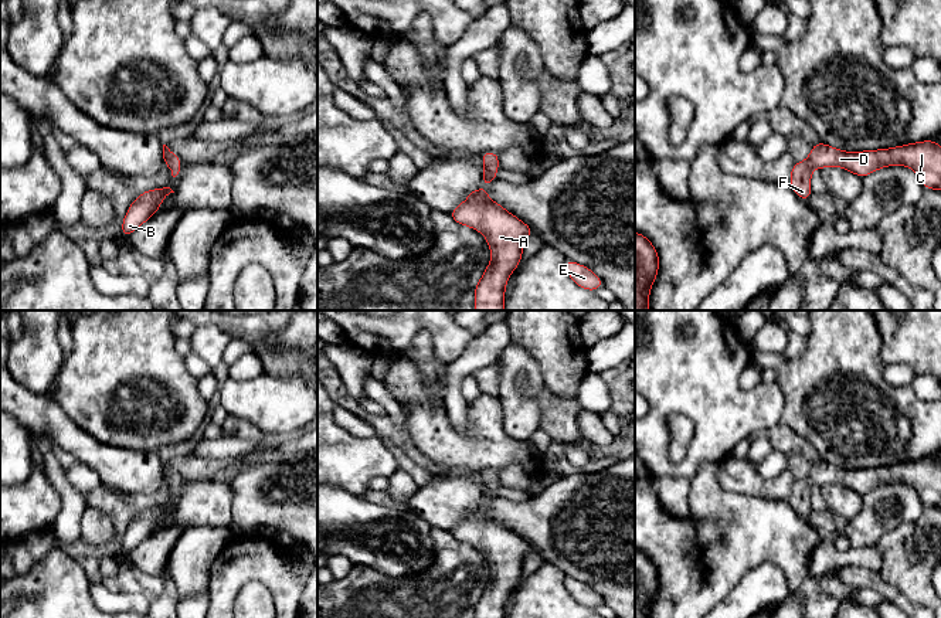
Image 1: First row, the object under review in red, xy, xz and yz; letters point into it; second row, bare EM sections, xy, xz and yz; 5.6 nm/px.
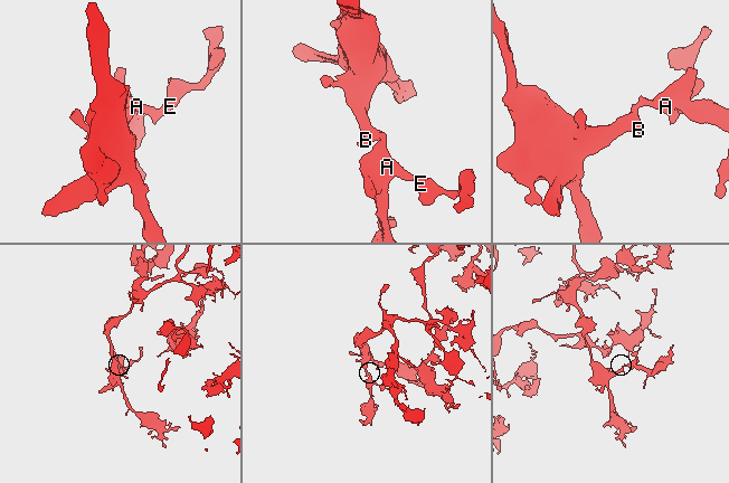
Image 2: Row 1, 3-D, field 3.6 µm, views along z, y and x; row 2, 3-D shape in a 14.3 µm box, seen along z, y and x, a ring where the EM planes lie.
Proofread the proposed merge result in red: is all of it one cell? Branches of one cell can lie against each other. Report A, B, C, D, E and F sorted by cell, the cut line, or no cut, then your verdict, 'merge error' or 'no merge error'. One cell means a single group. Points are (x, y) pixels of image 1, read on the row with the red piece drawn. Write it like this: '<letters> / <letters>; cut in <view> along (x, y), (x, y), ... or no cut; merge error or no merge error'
A B C D E F; no cut; no merge error

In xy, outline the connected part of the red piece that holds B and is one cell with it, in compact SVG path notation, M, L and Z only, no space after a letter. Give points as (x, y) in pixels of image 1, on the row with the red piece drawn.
M170 187L147 190L142 193L130 206L122 221L122 237L128 238L139 225L159 211L166 196L174 193Z

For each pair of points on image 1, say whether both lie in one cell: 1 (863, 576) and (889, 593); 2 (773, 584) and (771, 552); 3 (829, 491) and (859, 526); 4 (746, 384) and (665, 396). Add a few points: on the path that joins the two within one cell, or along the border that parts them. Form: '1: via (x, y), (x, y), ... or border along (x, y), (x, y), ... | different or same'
1: via (869, 579), (883, 587) | same
2: border along (741, 577), (763, 563), (774, 563), (791, 588) | different
3: border along (862, 495), (862, 508), (848, 520) | different
4: border along (751, 357), (740, 376), (740, 389), (743, 391) | different

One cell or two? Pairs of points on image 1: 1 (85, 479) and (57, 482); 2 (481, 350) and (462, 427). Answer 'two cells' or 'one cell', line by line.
1: two cells
2: one cell

